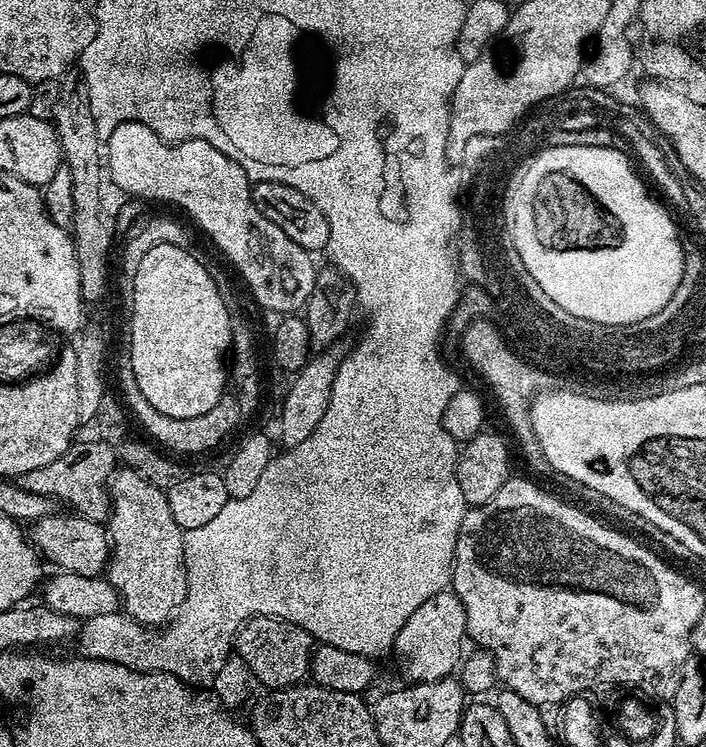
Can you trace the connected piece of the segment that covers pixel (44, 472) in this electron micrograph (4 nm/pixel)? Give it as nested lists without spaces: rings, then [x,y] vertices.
[[[95,439],[84,440],[81,444],[80,441],[74,442],[62,455],[54,458],[54,462],[38,466],[38,470],[26,470],[26,474],[18,478],[22,490],[52,496],[73,513],[91,520],[107,521],[110,515],[110,481],[118,463],[113,445],[103,439]]]

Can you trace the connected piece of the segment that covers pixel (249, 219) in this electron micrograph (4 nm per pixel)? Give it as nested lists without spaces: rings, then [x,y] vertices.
[[[124,120],[106,137],[106,163],[114,182],[129,197],[165,200],[181,208],[216,243],[225,261],[232,256],[232,248],[250,248],[250,234],[278,234],[254,203],[252,181],[245,168],[210,142],[181,140],[171,144],[150,126]]]

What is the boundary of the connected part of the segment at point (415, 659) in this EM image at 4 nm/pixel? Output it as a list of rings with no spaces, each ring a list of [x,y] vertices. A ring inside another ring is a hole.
[[[451,590],[434,594],[434,598],[426,598],[426,602],[422,602],[422,606],[406,618],[406,626],[398,630],[394,645],[396,660],[404,671],[405,681],[449,679],[461,663],[467,631],[466,610],[462,610],[462,602]]]

